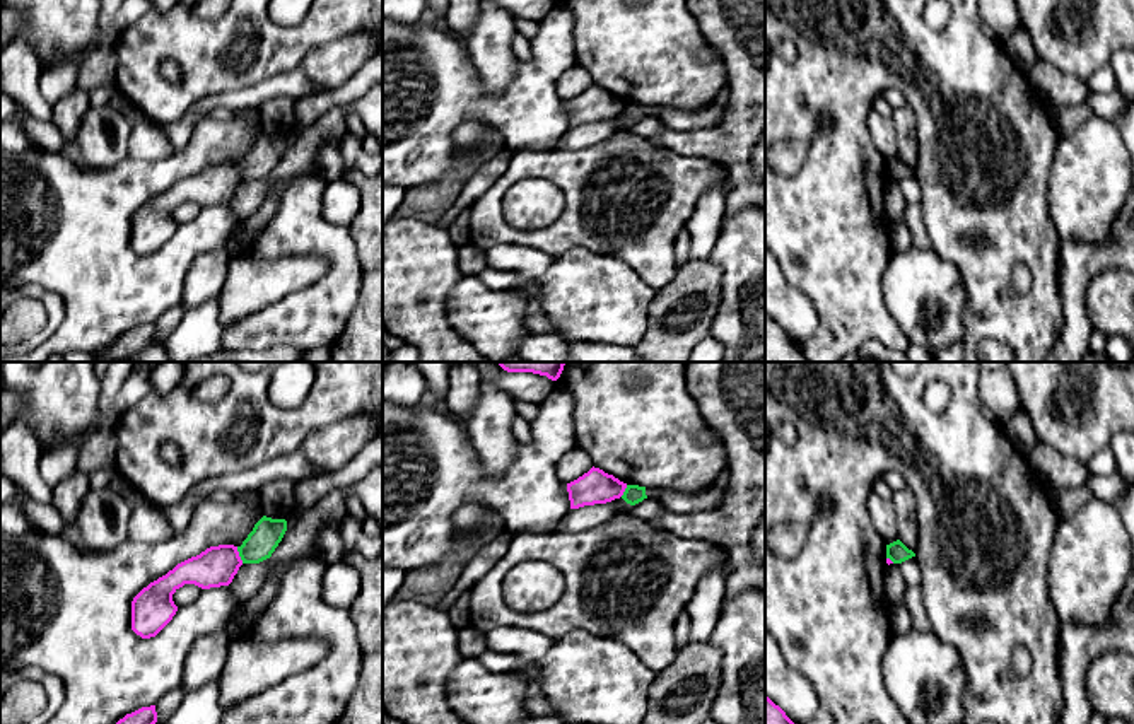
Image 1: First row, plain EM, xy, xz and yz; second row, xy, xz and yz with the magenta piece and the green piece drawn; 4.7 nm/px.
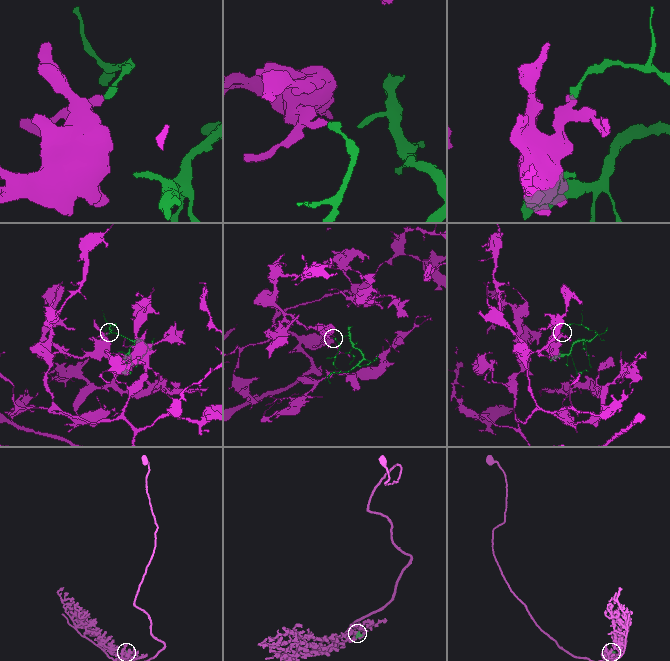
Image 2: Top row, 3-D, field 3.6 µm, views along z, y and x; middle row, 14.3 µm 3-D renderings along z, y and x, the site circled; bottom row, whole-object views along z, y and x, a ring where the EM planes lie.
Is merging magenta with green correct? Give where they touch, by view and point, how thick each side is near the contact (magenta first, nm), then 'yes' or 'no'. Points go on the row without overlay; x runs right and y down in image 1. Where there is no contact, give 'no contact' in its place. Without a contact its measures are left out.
xy (238, 173) | 190/140 nm | no

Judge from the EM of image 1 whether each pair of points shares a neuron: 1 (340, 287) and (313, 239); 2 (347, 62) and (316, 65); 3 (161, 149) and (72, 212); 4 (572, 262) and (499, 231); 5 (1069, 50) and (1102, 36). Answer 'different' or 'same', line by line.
1: same
2: same
3: different
4: different
5: same

